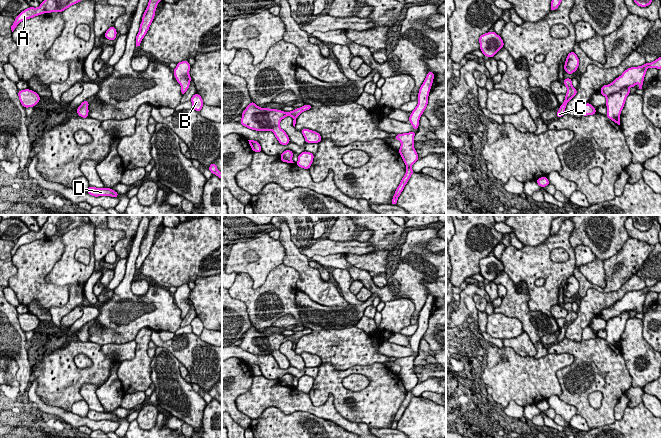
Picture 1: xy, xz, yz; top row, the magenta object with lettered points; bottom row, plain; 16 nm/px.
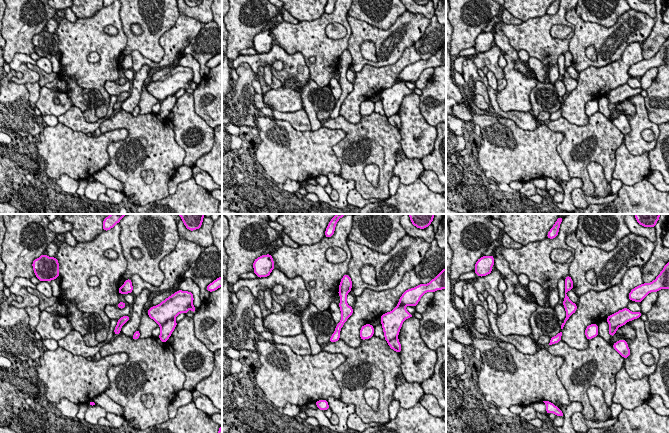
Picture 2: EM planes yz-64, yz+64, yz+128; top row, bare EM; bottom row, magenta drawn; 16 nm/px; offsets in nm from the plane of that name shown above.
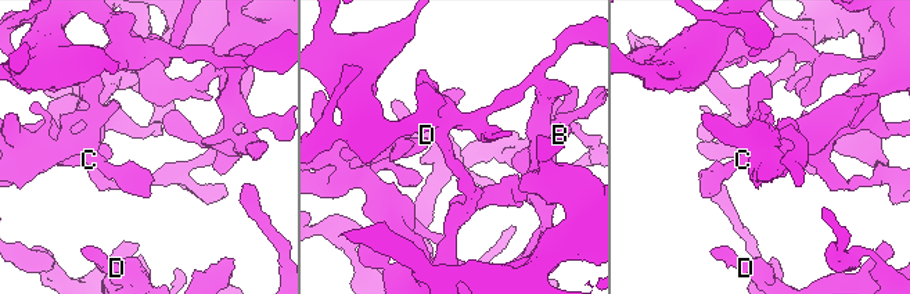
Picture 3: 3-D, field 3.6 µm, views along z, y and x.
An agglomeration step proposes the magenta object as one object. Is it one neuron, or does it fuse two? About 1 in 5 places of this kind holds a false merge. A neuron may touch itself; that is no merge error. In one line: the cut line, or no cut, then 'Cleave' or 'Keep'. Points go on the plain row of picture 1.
No split. Keep

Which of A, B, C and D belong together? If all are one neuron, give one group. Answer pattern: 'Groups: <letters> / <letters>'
Groups: A B C D

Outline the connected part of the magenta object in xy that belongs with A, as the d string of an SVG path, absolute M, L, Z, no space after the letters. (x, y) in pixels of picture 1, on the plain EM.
M49 215L47 221L39 231L29 231L19 237L11 250L11 254L13 256L20 246L35 240L44 237L63 236L82 223L90 223L90 219L86 215Z

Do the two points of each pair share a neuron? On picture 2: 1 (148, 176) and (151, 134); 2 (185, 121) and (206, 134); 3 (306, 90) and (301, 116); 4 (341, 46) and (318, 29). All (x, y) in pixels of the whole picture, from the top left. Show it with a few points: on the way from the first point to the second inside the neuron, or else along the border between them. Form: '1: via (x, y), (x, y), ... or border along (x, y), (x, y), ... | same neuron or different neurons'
1: via (148, 166), (150, 144) | same neuron
2: via (190, 126), (201, 129) | same neuron
3: via (307, 96), (307, 110) | same neuron
4: via (334, 46), (330, 46), (320, 36) | same neuron

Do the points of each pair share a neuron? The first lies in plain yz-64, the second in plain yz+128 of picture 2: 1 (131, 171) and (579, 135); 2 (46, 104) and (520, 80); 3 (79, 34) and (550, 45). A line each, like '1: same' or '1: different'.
1: same
2: same
3: same

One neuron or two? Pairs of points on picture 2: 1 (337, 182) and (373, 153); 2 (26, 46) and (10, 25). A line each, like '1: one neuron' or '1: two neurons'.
1: two neurons
2: one neuron

